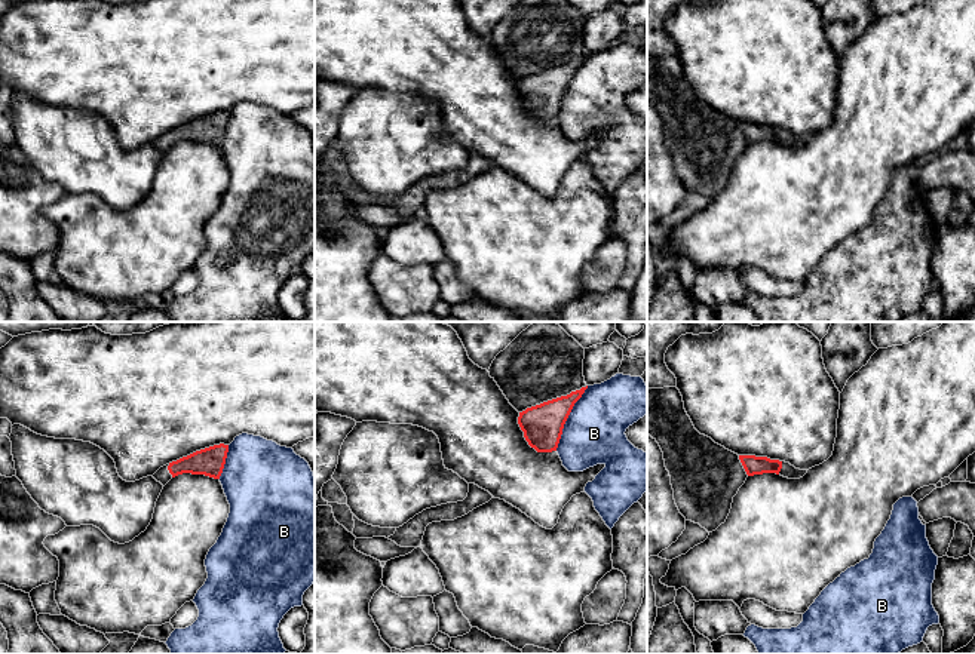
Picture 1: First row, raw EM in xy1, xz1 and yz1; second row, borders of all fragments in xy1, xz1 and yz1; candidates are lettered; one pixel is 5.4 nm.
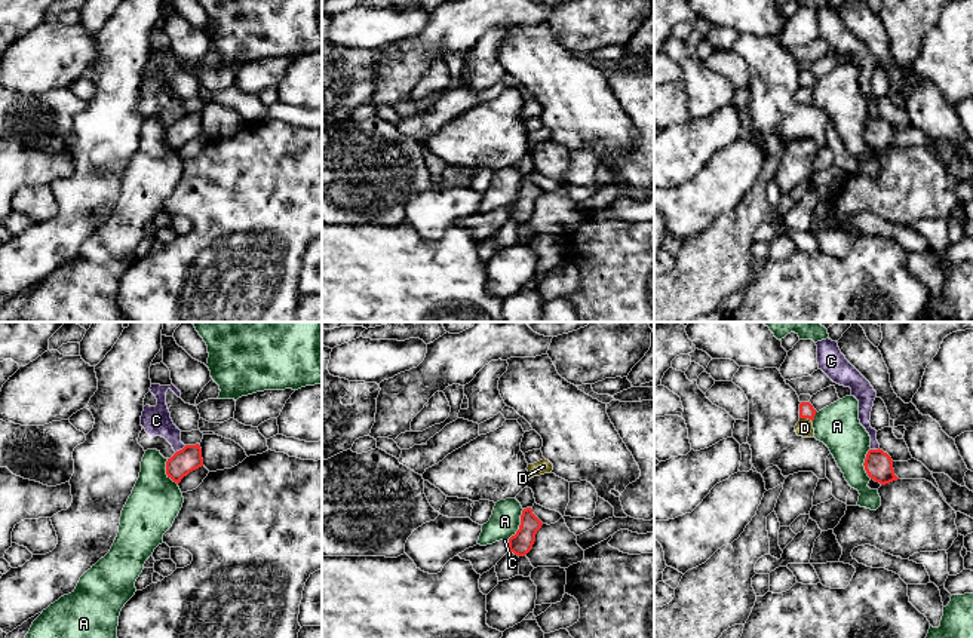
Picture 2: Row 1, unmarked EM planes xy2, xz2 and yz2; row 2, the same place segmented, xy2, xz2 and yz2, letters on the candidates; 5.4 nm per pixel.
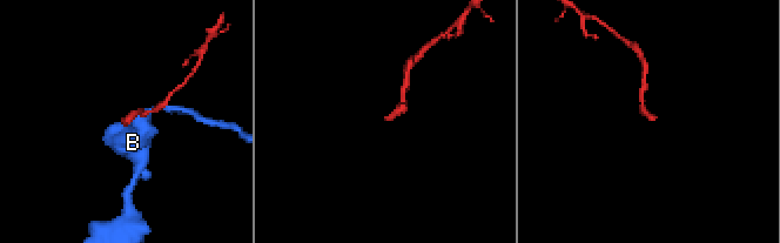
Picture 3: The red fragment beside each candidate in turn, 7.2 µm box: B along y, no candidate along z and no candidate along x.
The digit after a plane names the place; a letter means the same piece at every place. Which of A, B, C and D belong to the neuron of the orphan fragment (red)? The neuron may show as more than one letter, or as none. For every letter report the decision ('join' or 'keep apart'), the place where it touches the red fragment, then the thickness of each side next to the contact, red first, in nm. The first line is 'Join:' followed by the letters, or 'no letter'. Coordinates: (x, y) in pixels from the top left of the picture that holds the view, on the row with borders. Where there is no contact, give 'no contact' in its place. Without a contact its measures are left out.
Join: no letter
A: keep apart; meets red in xz2 at (519, 525); 120 nm thick on the red side, 160 nm on the other
B: keep apart; meets red in xz1 at (567, 417); 220 nm thick on the red side, 340 nm on the other
C: keep apart; meets red in xy2 at (180, 450); 140 nm thick on the red side, 160 nm on the other
D: keep apart; meets red in yz2 at (806, 417); 80 nm thick on the red side, 100 nm on the other

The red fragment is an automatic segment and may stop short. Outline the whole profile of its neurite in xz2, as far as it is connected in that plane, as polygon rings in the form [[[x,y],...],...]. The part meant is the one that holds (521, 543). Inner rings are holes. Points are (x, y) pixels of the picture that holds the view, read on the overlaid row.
[[[531,507],[522,510],[521,525],[515,536],[509,539],[509,552],[525,556],[535,542],[535,534],[543,522],[532,513]]]

